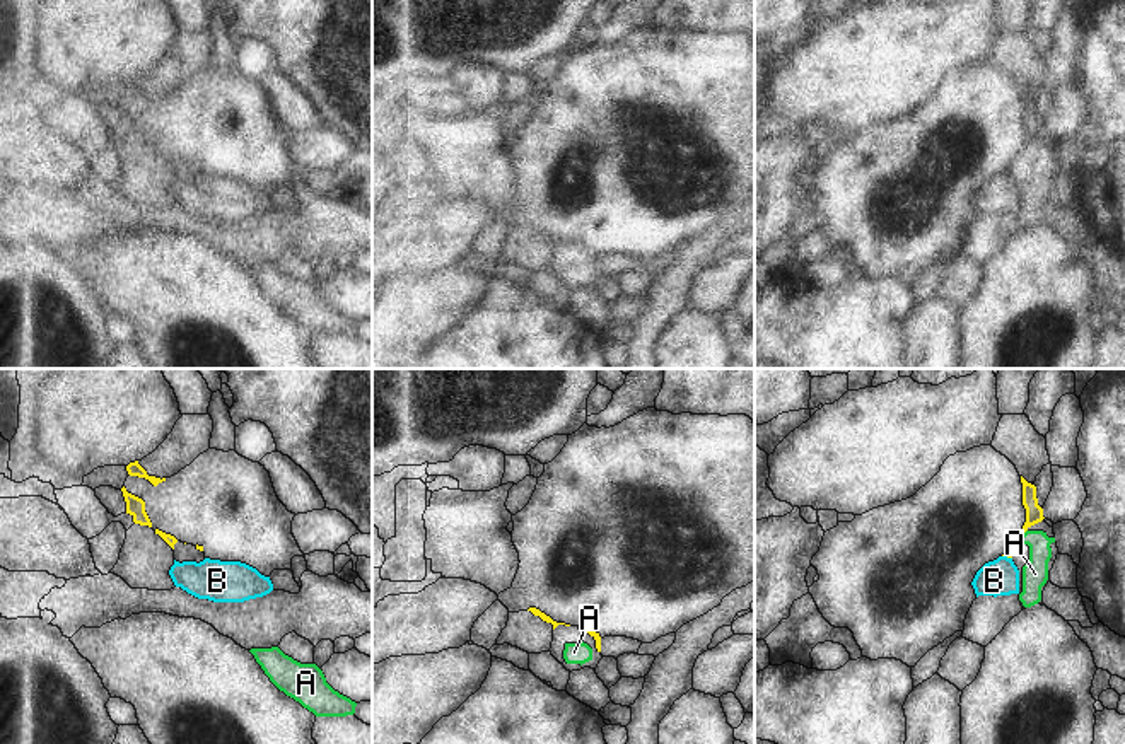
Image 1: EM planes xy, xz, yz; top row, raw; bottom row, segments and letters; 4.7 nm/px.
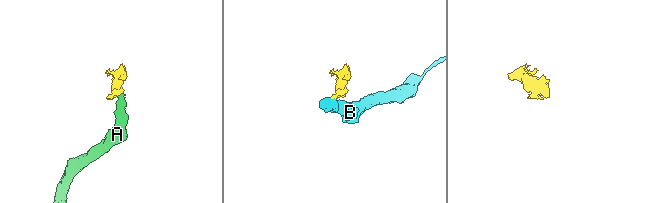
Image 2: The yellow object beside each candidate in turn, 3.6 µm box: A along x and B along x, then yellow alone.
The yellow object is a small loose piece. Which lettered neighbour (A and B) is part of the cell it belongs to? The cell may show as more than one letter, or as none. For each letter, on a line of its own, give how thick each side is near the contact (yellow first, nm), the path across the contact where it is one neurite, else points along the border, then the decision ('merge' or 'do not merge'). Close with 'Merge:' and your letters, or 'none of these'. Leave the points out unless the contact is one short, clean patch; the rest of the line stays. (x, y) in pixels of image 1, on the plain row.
A: calibres 80 and 130 nm; way yz (1033, 128), (1023, 151), (1037, 164), (1035, 191); merge
B: calibres 30 and 180 nm; border yz (1002, 173), (1011, 176); do not merge
Merge: A

